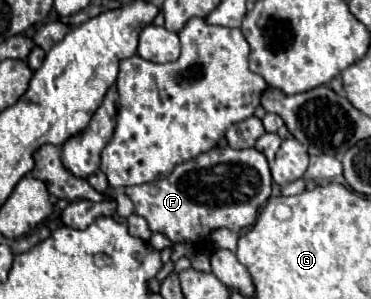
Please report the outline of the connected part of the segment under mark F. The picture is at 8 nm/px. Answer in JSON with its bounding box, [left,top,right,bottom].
[126,146,272,246]

